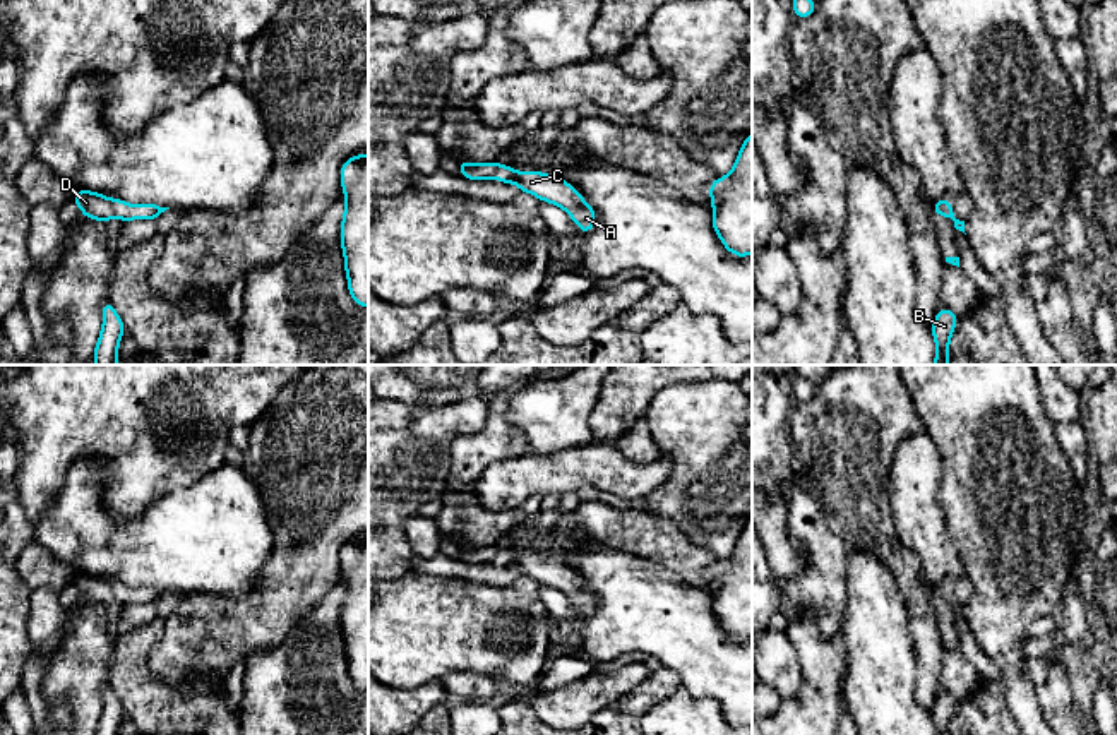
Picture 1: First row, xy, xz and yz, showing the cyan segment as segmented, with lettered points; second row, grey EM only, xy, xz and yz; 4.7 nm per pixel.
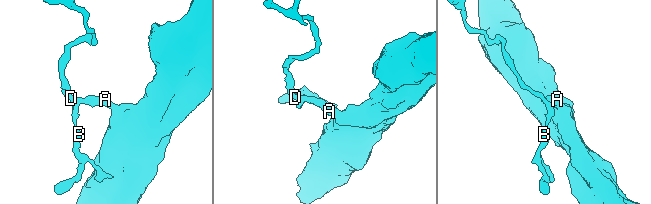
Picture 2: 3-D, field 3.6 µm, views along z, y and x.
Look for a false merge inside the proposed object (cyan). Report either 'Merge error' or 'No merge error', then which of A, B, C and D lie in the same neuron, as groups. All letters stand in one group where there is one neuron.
Merge error. Groups: A C / B D

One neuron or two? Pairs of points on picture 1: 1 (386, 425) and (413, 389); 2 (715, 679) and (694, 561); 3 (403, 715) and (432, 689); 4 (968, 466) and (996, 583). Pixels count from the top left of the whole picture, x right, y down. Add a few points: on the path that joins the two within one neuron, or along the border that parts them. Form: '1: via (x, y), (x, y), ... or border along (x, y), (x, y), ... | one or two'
1: border along (386, 400), (418, 406), (444, 406) | two
2: border along (663, 567), (669, 567), (691, 585), (710, 586) | two
3: via (410, 708), (425, 696) | one
4: via (996, 495), (996, 554) | one

